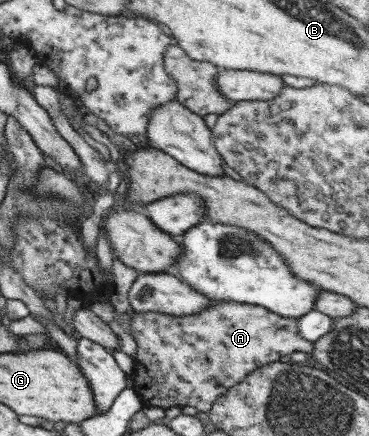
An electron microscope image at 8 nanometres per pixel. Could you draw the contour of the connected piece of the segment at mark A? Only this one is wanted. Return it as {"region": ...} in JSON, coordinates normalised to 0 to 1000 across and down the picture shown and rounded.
{"region":[[[575,693],[566,706],[518,725],[463,725],[442,718],[363,716],[350,736],[352,768],[369,787],[360,853],[352,858],[358,888],[398,933],[520,931],[558,945],[580,915],[618,890],[645,881],[661,860],[696,842],[753,828],[759,817],[789,807],[846,807],[846,787],[813,771],[802,732],[751,725],[705,702],[629,693]]]}

